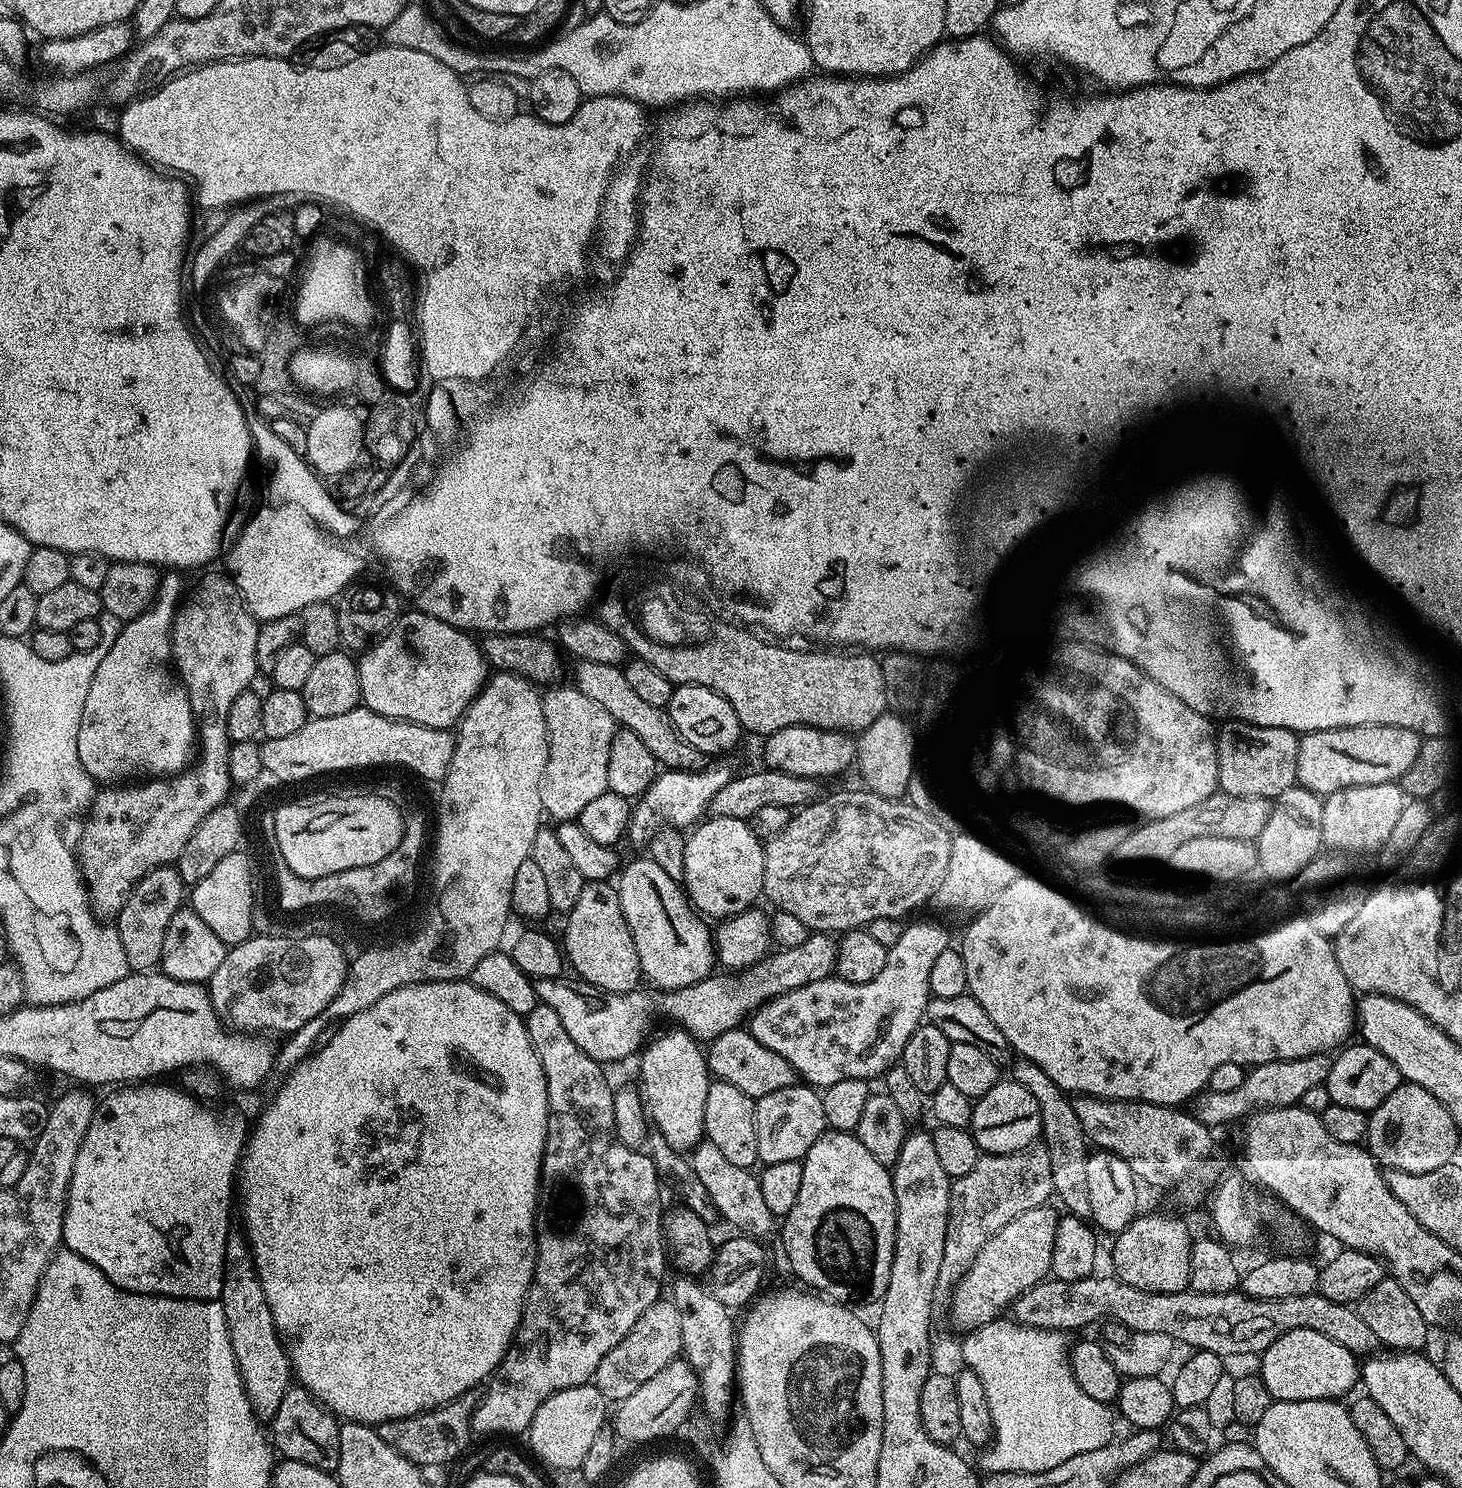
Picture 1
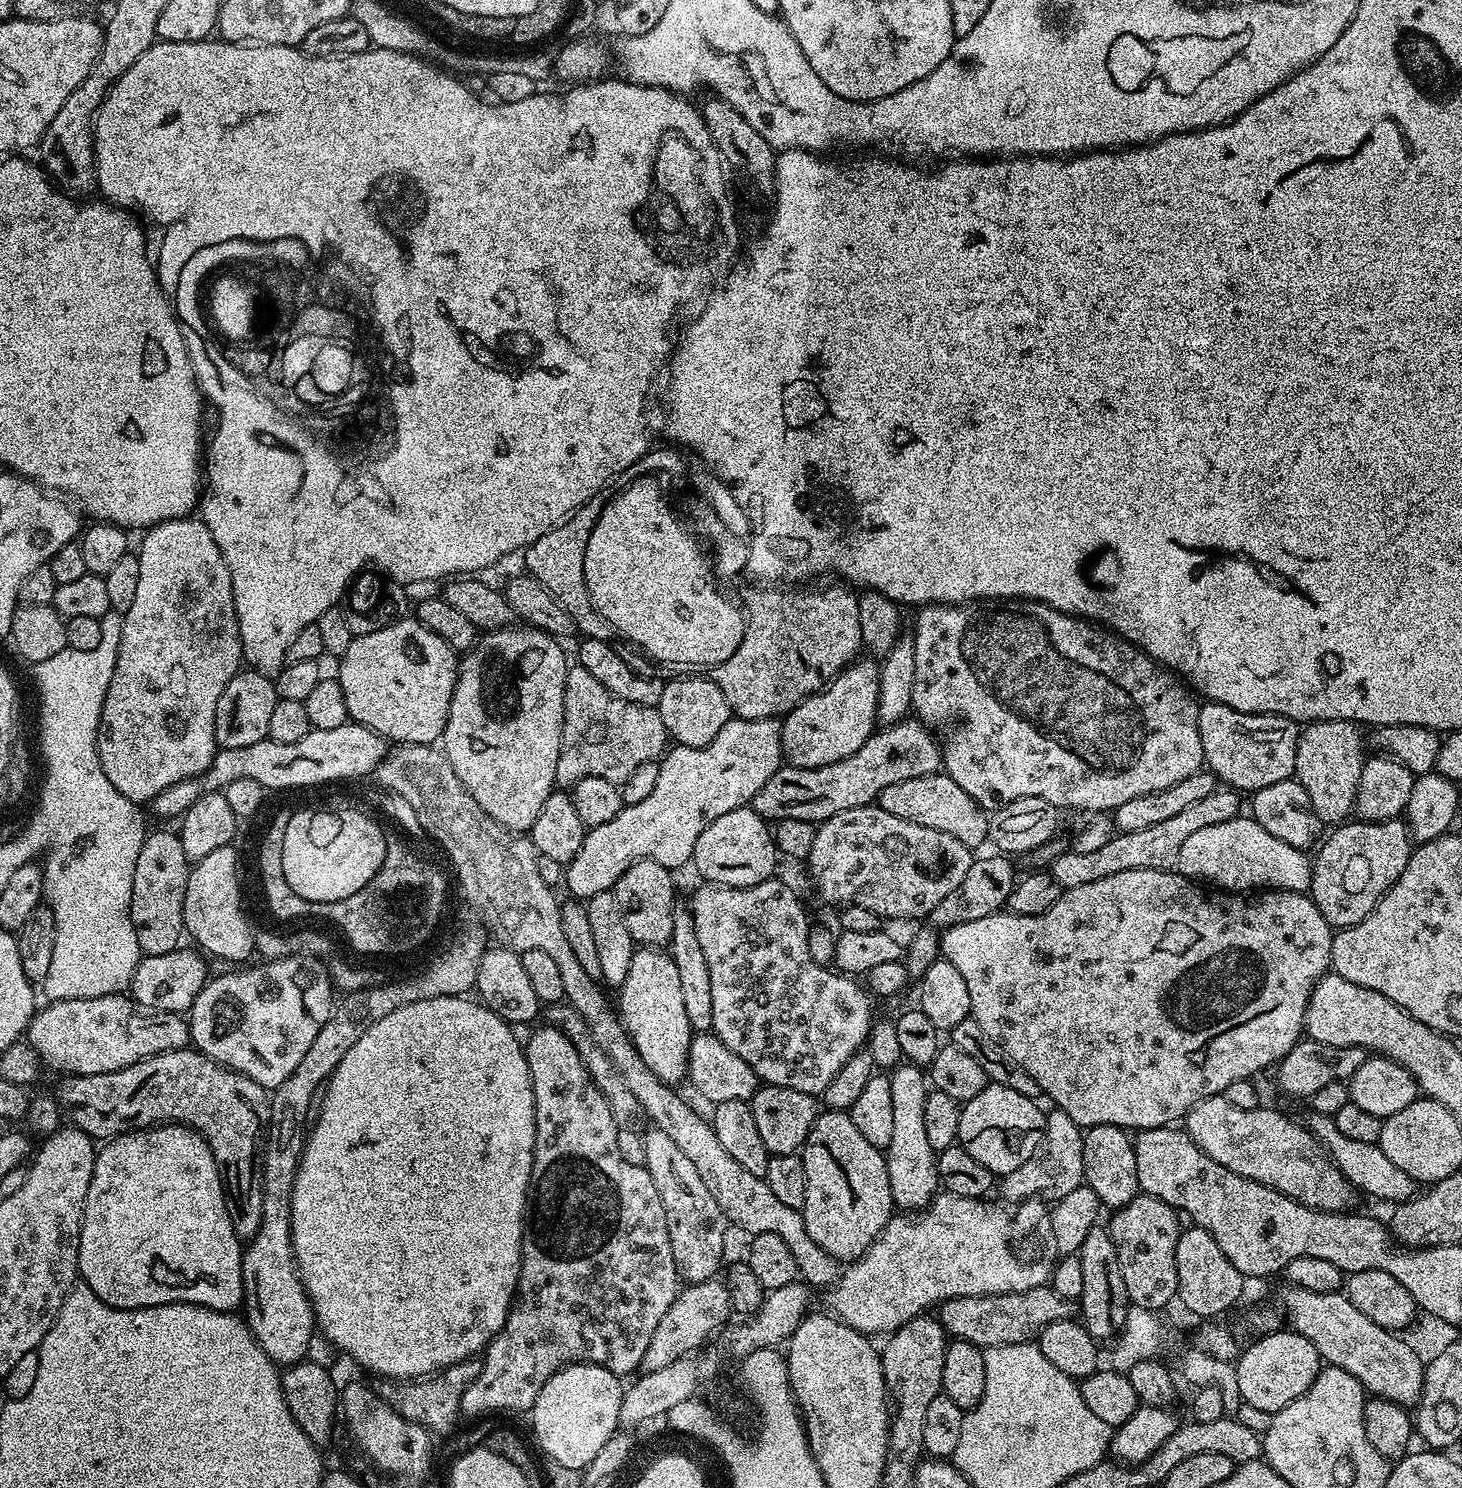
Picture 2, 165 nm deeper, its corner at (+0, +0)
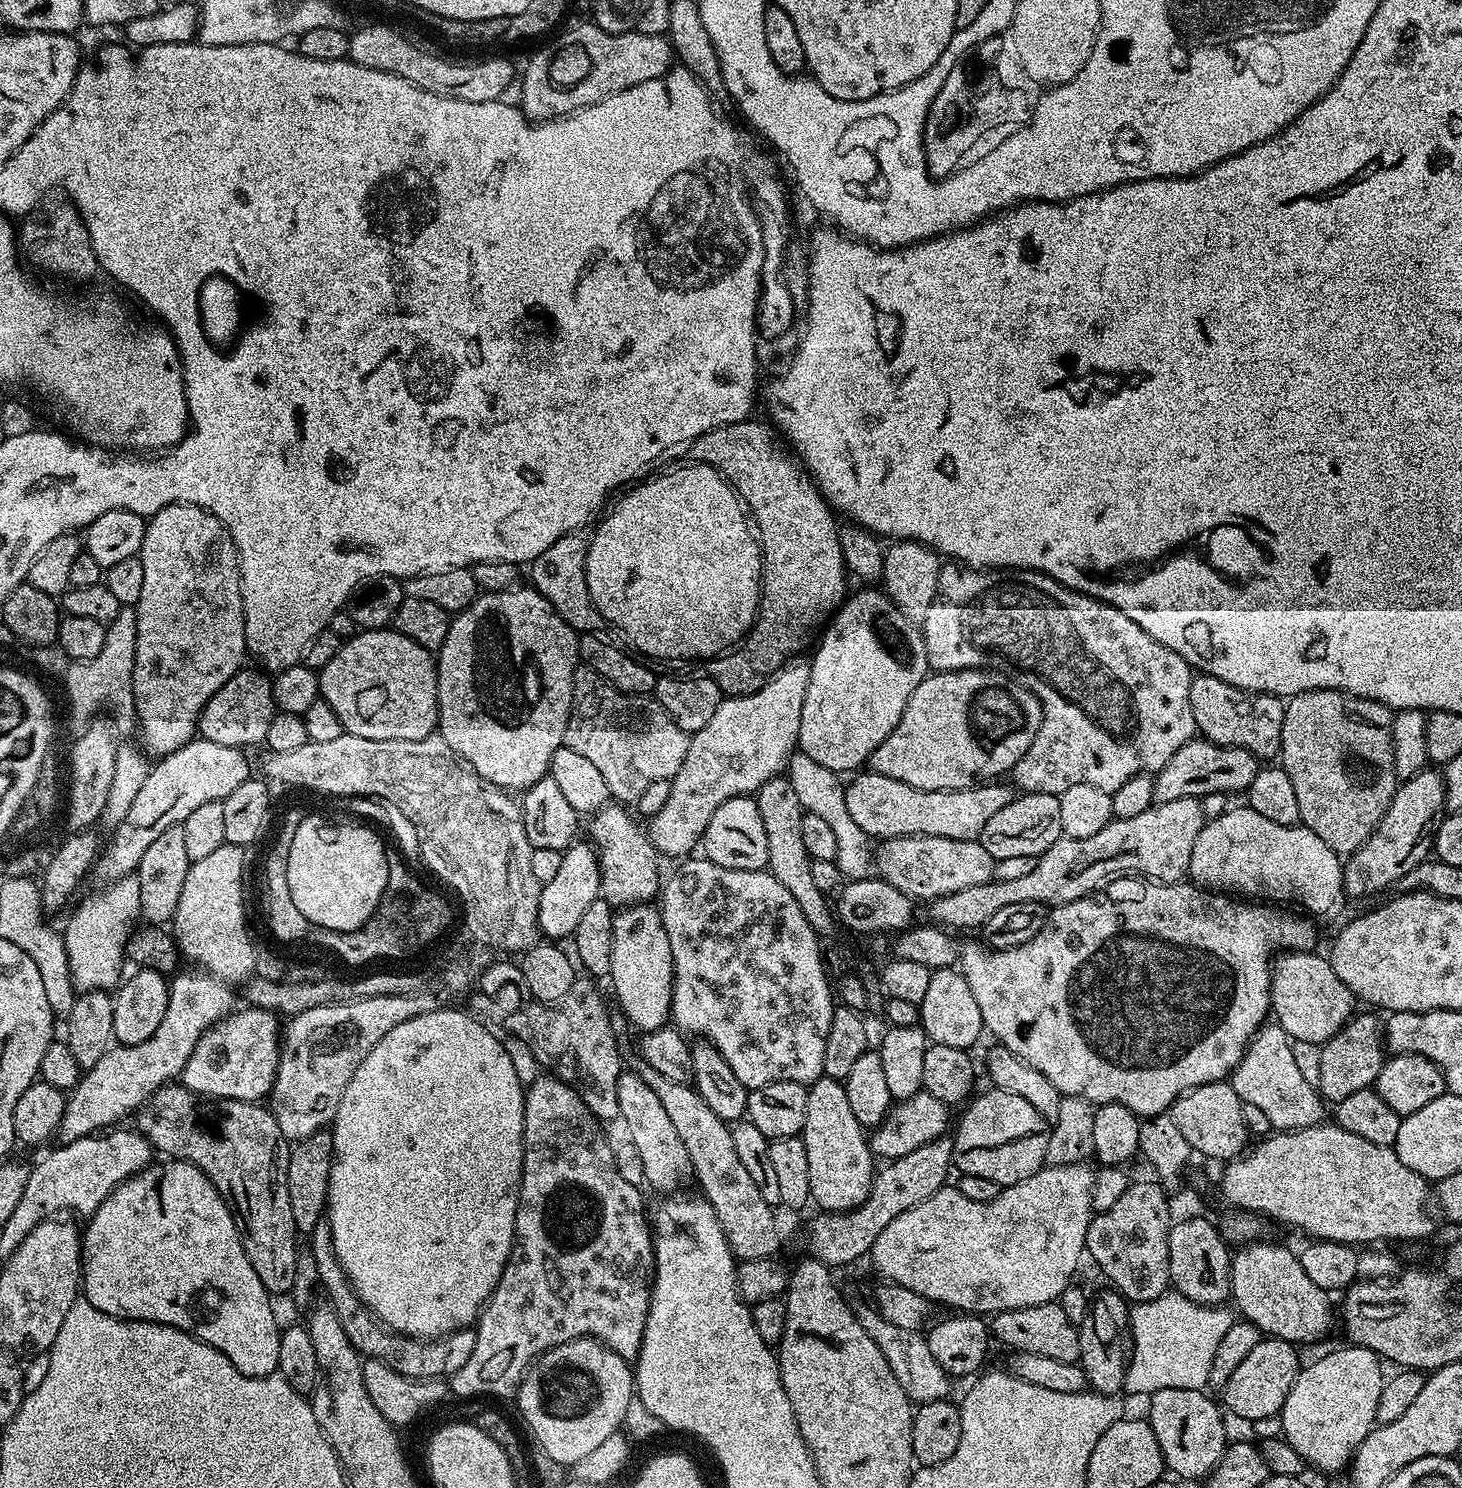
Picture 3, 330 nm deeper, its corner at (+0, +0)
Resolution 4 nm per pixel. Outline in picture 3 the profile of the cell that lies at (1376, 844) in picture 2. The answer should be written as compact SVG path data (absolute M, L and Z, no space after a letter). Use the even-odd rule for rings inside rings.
M1425 770L1411 776L1397 787L1394 798L1378 826L1366 838L1357 852L1343 861L1343 895L1376 896L1388 887L1399 885L1400 879L1414 866L1429 859L1434 848L1434 837L1440 821L1446 815L1444 802L1444 778L1439 771Z

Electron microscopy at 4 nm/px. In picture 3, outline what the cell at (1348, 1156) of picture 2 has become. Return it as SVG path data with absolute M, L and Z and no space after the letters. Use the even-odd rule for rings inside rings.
M1268 1022L1263 1025L1248 1042L1244 1056L1230 1073L1230 1083L1241 1104L1258 1106L1270 1118L1276 1132L1293 1132L1299 1128L1309 1128L1325 1119L1325 1101L1317 1085L1304 1077L1300 1064L1296 1061L1293 1041L1280 1029L1279 1024Z

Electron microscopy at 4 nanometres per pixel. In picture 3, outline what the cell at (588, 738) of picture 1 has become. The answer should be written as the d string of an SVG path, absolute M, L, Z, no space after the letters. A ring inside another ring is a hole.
M586 666L577 667L572 683L572 713L566 726L564 744L577 754L583 754L602 773L613 798L620 802L635 802L649 788L650 782L671 780L678 774L682 758L686 758L690 736L676 725L674 718L666 714L658 701L651 695L631 696L619 692Z

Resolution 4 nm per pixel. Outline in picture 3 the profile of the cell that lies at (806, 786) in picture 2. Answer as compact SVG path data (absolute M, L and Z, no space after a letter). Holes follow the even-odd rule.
M971 668L970 670L958 670L957 672L932 672L925 676L923 680L920 680L914 694L910 694L910 702L904 704L902 718L898 718L898 726L894 730L890 730L890 734L878 746L878 750L872 752L870 768L871 771L878 774L886 774L886 778L895 778L898 782L906 782L906 786L914 786L918 790L926 790L927 792L949 792L950 790L975 788L985 782L992 782L1003 777L1000 776L1003 772L1004 775L1011 773L1012 767L1024 757L1026 750L1030 750L1043 717L1042 706L1036 695L1025 688L1019 679L1013 678L1003 671Z

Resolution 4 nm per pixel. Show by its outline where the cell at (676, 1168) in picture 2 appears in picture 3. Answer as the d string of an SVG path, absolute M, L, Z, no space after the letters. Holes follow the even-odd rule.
M621 1071L618 1078L618 1090L616 1091L618 1106L620 1107L619 1119L628 1123L627 1139L638 1146L638 1155L642 1158L642 1166L646 1166L647 1187L657 1188L660 1194L668 1194L672 1183L679 1176L688 1176L690 1172L690 1154L686 1154L686 1146L682 1146L682 1138L678 1138L678 1130L670 1123L670 1117L662 1106L658 1094L642 1082L635 1071Z

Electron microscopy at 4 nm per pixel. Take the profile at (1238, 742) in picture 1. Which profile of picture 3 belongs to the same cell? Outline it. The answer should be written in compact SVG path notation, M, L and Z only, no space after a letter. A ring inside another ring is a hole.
M1196 674L1190 682L1190 710L1194 714L1197 733L1218 746L1238 746L1250 750L1257 758L1275 757L1280 751L1285 701L1279 696L1244 692L1238 686L1230 686L1230 682L1222 682L1222 678Z

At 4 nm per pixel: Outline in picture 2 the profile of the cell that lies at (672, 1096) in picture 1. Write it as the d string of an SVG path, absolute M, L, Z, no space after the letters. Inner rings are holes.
M648 946L643 950L636 950L632 953L632 961L630 962L630 972L626 974L626 982L619 985L620 1004L618 1000L618 1015L624 1021L624 1028L628 1031L628 1036L632 1040L632 1044L638 1050L638 1054L642 1054L642 1062L646 1062L646 1066L650 1066L650 1070L654 1070L654 1074L658 1074L658 1078L664 1084L671 1086L679 1085L679 1080L683 1081L688 1075L688 1051L694 1035L690 1026L690 1018L686 1018L686 1005L682 999L682 982L678 978L678 969L674 967L671 955L667 951L657 950L655 947Z

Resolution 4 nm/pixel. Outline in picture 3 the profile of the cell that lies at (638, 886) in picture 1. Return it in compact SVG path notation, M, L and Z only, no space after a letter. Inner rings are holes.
M616 802L609 803L608 807L600 809L599 812L595 813L595 815L593 815L591 819L589 819L592 821L590 821L589 824L587 821L586 824L586 832L588 828L589 834L592 835L592 837L590 837L591 843L595 845L595 847L598 849L598 859L600 861L599 899L602 899L608 904L612 905L613 909L616 910L619 910L625 906L631 906L634 904L647 904L649 902L655 901L657 899L658 893L661 891L662 888L662 875L660 876L660 863L662 863L661 857L658 855L656 847L652 845L652 839L648 836L647 831L645 831L645 829L641 827L641 825L640 828L638 825L636 825L637 817L633 815L631 811L629 811L630 813L628 813L627 810L624 808L627 807L621 806L619 803Z

